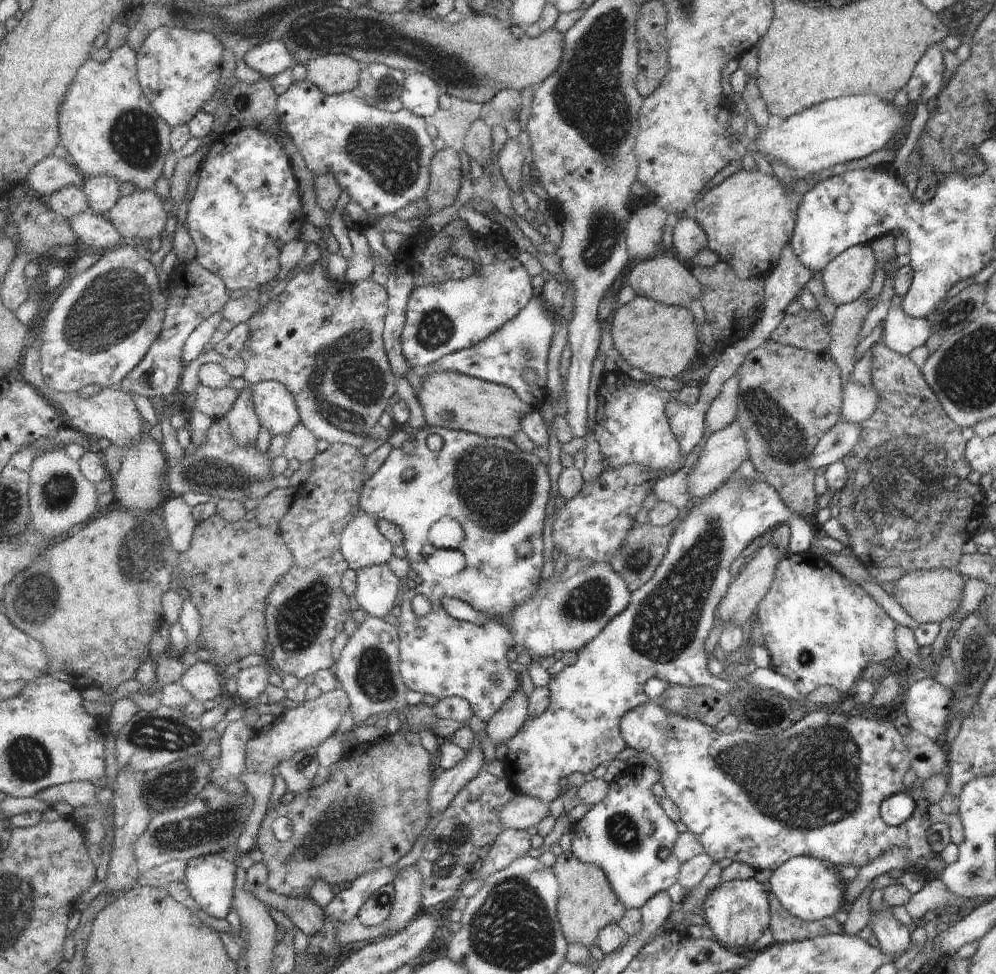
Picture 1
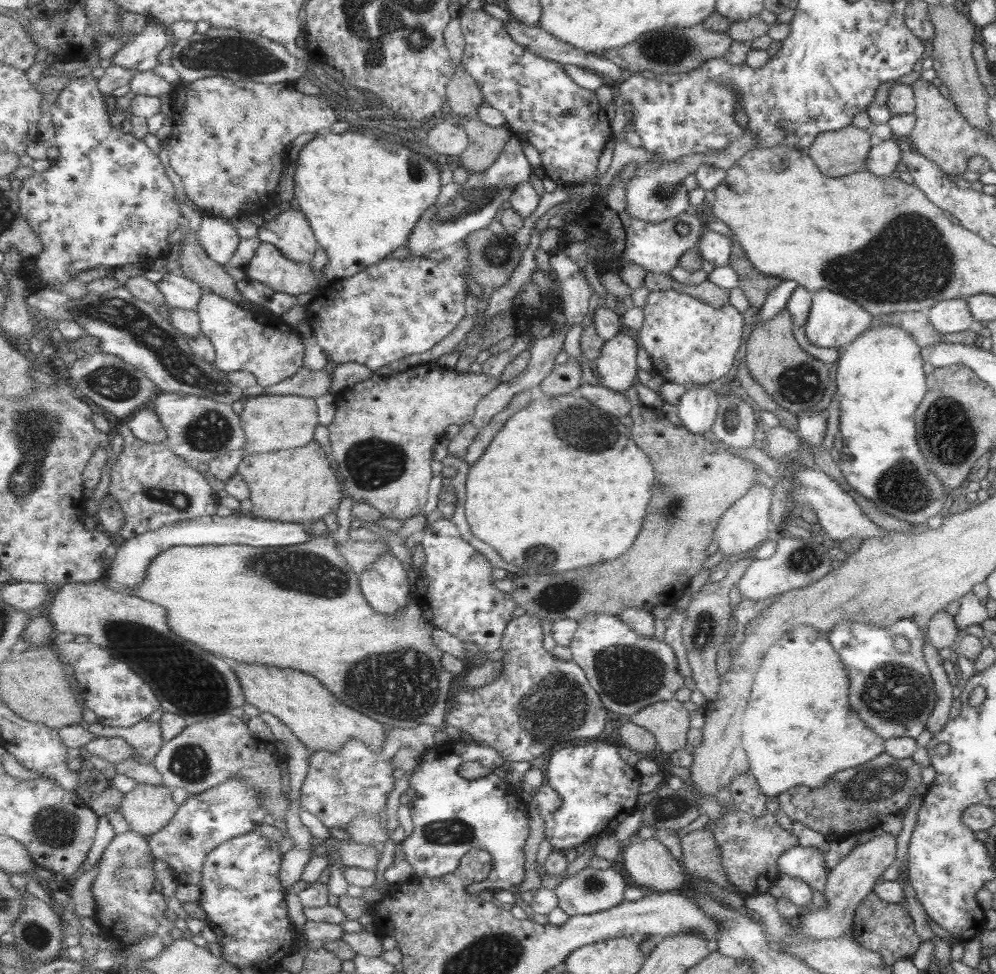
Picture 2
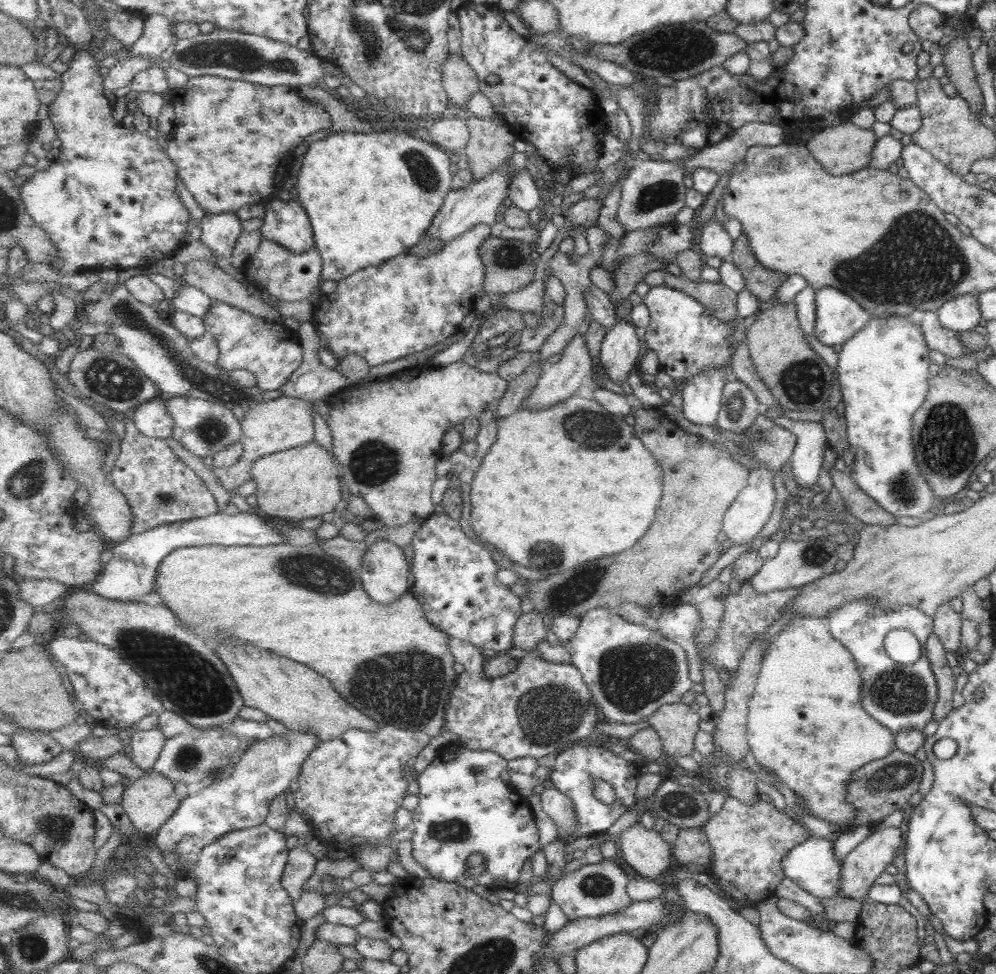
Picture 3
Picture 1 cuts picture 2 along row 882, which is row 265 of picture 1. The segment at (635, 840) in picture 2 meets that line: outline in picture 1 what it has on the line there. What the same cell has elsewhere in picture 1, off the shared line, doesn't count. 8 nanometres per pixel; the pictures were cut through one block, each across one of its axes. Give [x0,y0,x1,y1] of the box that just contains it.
[627,252,701,307]

